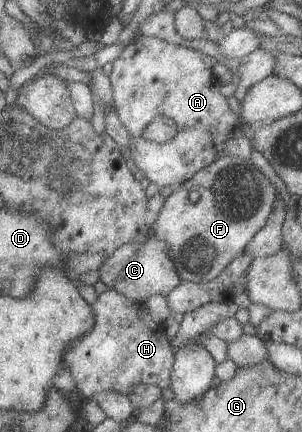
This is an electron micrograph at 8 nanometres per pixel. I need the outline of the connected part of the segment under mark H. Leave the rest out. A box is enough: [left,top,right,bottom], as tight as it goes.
[64,289,175,400]

